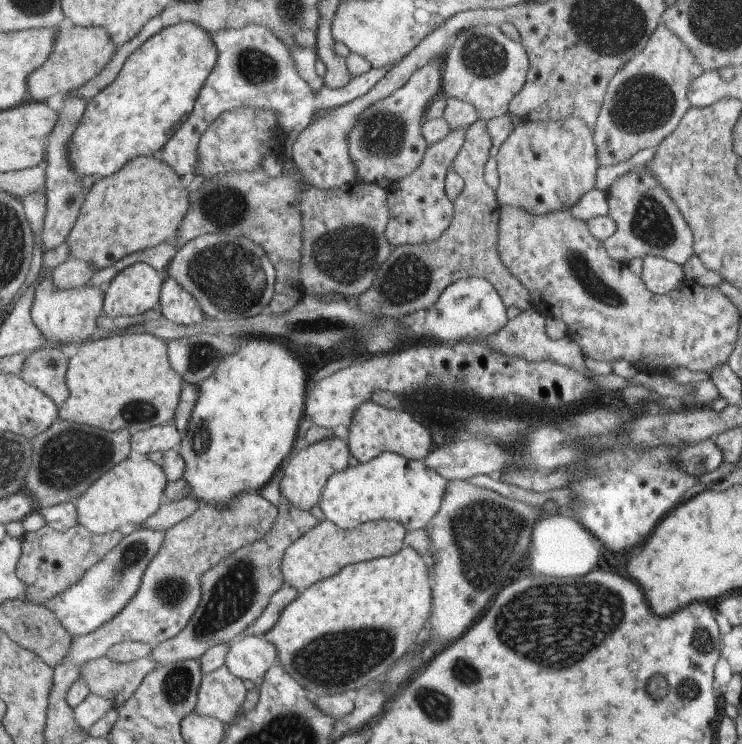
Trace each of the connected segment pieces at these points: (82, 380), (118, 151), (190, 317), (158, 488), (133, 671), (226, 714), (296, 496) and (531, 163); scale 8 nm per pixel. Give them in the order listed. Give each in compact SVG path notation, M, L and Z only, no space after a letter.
M133 332L95 342L87 340L85 344L81 344L77 356L71 358L67 384L71 388L71 398L61 408L63 422L93 426L107 432L131 430L131 434L137 434L157 426L167 426L171 420L177 418L187 378L171 364L171 348L167 340L155 338L153 334Z
M177 24L171 28L165 28L157 36L153 36L143 48L139 48L123 66L123 72L103 92L99 92L87 106L87 112L83 120L79 122L79 128L69 142L69 160L75 172L85 176L101 176L109 178L119 174L127 164L139 158L153 158L161 156L161 150L167 146L167 142L177 134L177 130L189 120L189 116L195 112L195 104L199 100L199 94L203 92L207 80L211 78L211 72L219 64L219 48L213 40L213 36L203 30L197 24Z
M167 278L165 282L161 296L161 310L169 322L181 326L199 324L201 320L207 318L199 300L191 292L187 292L187 288L183 288L175 278Z
M131 456L123 464L117 464L111 472L101 476L77 500L79 526L99 536L119 532L119 530L127 532L131 528L139 528L159 512L163 502L167 502L165 500L167 486L169 486L167 472L159 464L155 464L149 456L147 458Z
M103 656L81 668L81 674L89 680L93 694L111 700L113 708L121 710L135 696L145 678L157 668L161 668L161 664L151 656L131 664L117 664Z
M227 664L211 674L203 676L199 692L199 704L195 714L203 718L219 718L225 726L231 726L243 714L243 702L249 690Z
M331 438L331 440L323 440L319 444L309 444L307 448L303 448L301 452L297 452L295 456L291 456L285 464L285 478L281 482L281 492L283 496L295 506L301 508L303 512L309 512L315 504L321 504L323 500L323 492L329 484L329 480L347 470L349 468L349 458L351 458L351 446L345 444L339 438Z
M567 116L559 120L523 120L519 122L509 138L497 150L497 202L509 208L525 210L533 216L547 216L553 212L569 212L581 196L595 188L597 180L597 146L593 142L593 130L579 118Z

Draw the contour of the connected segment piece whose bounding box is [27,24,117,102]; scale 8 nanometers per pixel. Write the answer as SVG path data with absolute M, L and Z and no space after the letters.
M65 24L57 30L57 44L51 52L51 58L29 76L29 100L47 102L47 98L57 94L71 94L77 88L87 86L93 78L97 78L117 54L117 44L113 42L107 28L85 28L77 24Z

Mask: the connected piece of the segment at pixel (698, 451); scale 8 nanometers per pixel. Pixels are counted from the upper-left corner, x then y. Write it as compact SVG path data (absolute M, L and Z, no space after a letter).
M715 438L691 442L679 454L681 468L697 478L701 478L705 472L713 472L721 462L723 462L723 450L715 444Z

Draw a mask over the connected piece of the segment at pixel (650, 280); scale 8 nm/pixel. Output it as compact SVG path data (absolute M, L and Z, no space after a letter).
M643 256L641 262L643 262L641 280L651 294L657 294L657 296L669 294L671 290L675 290L685 280L683 268L677 264L671 264L663 258Z

